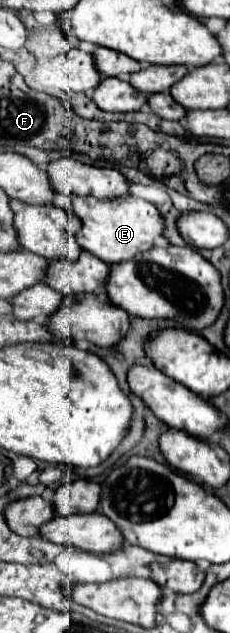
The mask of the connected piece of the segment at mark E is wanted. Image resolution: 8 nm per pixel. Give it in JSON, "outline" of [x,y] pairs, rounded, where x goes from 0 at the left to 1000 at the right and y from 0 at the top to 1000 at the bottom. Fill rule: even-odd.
{"outline":[[[322,308],[313,330],[357,346],[357,362],[330,368],[339,387],[470,419],[574,412],[591,403],[652,397],[670,390],[670,381],[713,371],[713,343],[678,324],[583,308],[504,318]]]}

